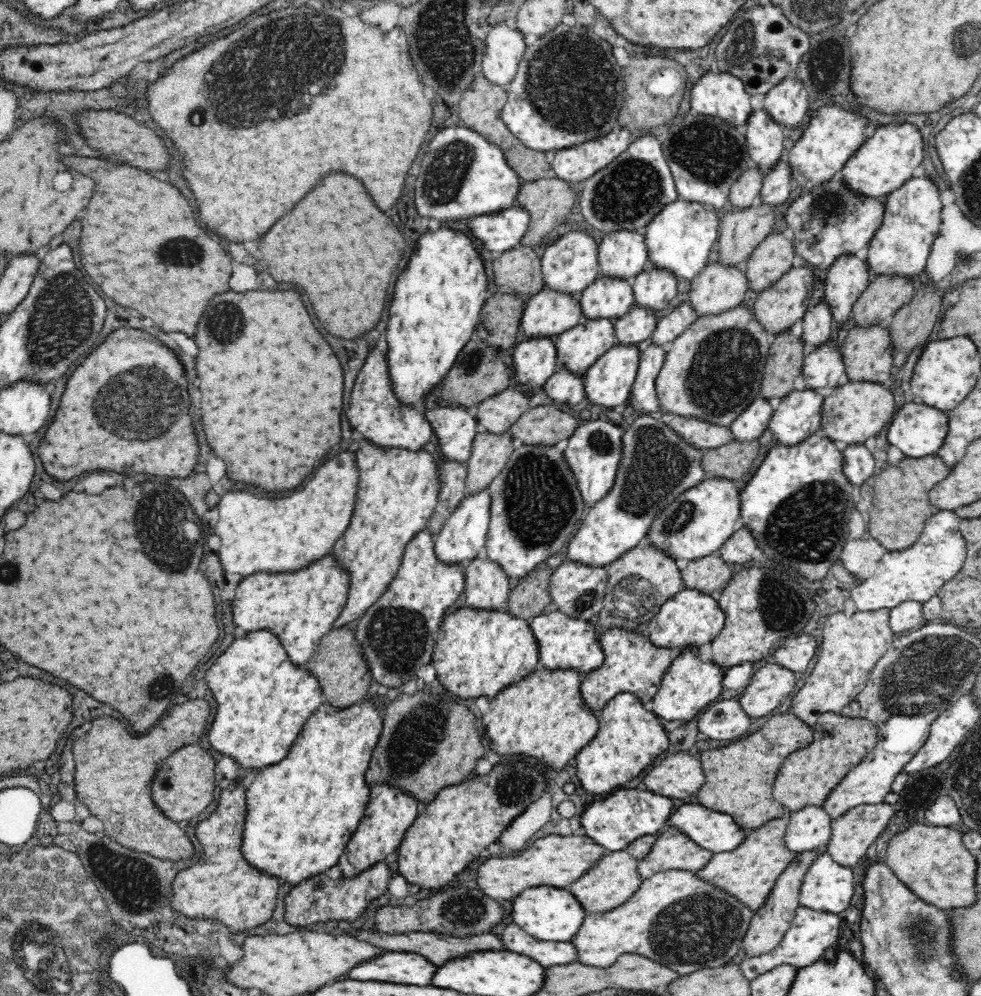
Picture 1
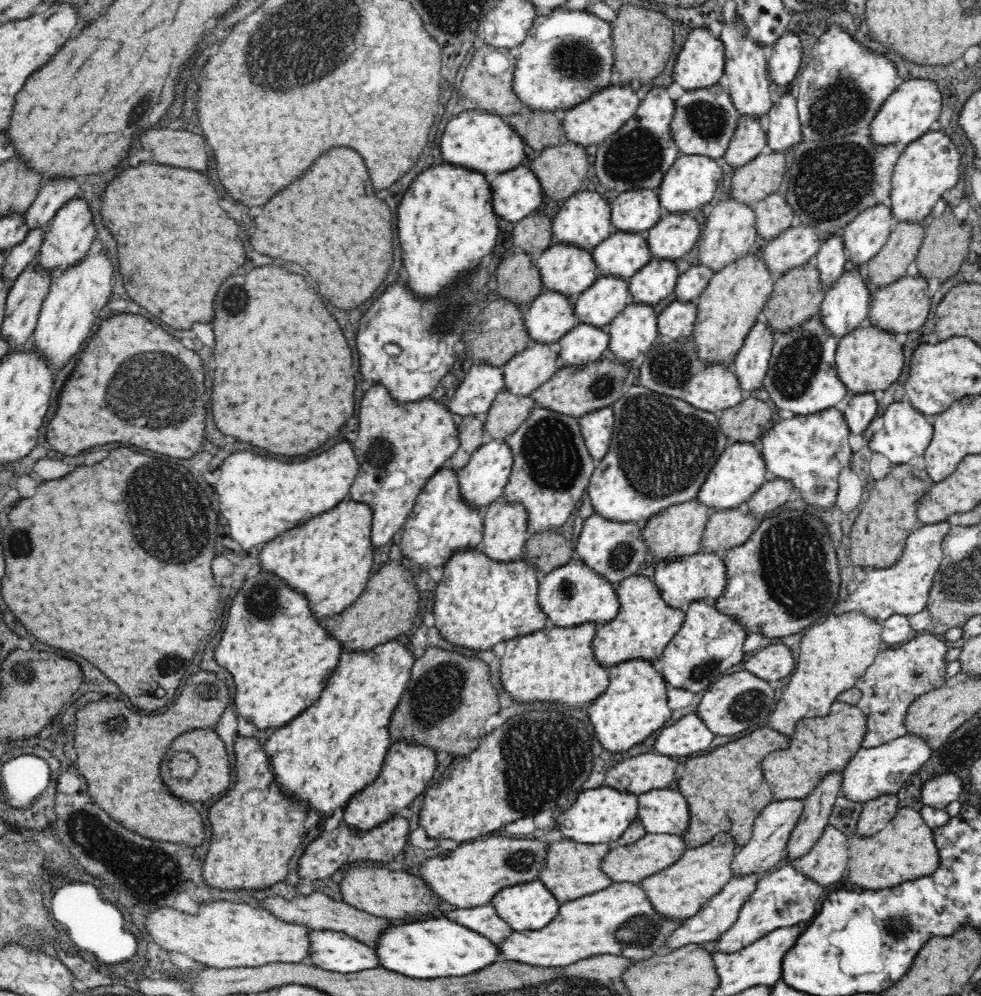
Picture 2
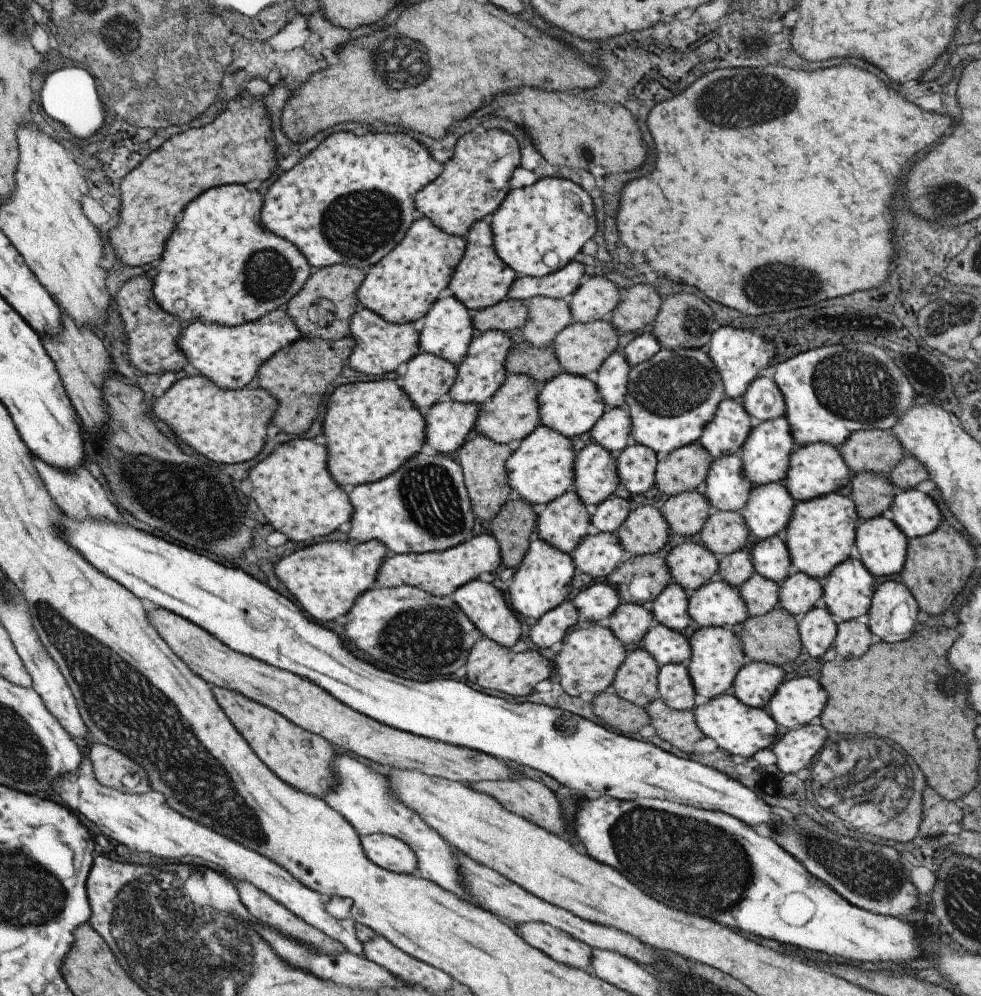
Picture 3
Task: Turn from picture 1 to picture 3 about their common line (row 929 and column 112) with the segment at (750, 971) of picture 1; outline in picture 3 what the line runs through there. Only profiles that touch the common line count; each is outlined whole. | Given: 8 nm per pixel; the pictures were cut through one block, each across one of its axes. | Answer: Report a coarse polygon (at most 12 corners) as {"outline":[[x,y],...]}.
{"outline":[[87,754],[49,782],[131,852],[203,858],[363,955],[352,918],[283,866],[149,791],[101,786]]}

